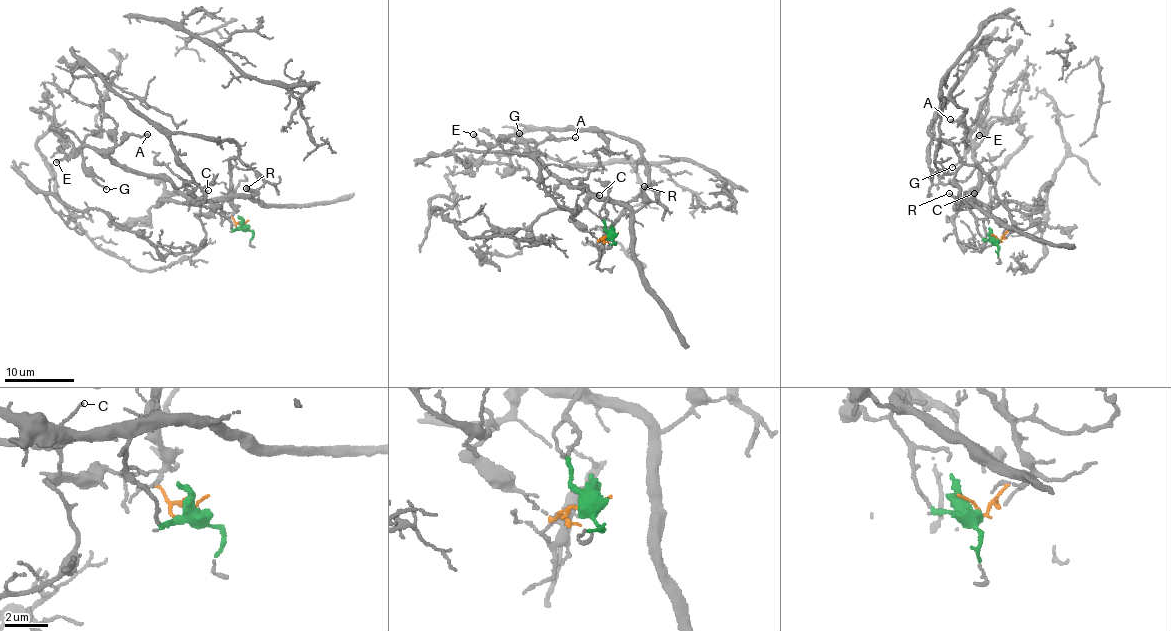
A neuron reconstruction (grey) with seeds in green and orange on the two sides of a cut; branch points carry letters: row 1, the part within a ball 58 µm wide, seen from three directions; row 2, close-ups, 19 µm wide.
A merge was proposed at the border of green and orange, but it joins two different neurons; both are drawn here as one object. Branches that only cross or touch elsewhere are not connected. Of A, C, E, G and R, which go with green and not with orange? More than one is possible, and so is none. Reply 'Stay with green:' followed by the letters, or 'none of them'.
Stay with green: A, C, E, G, R

